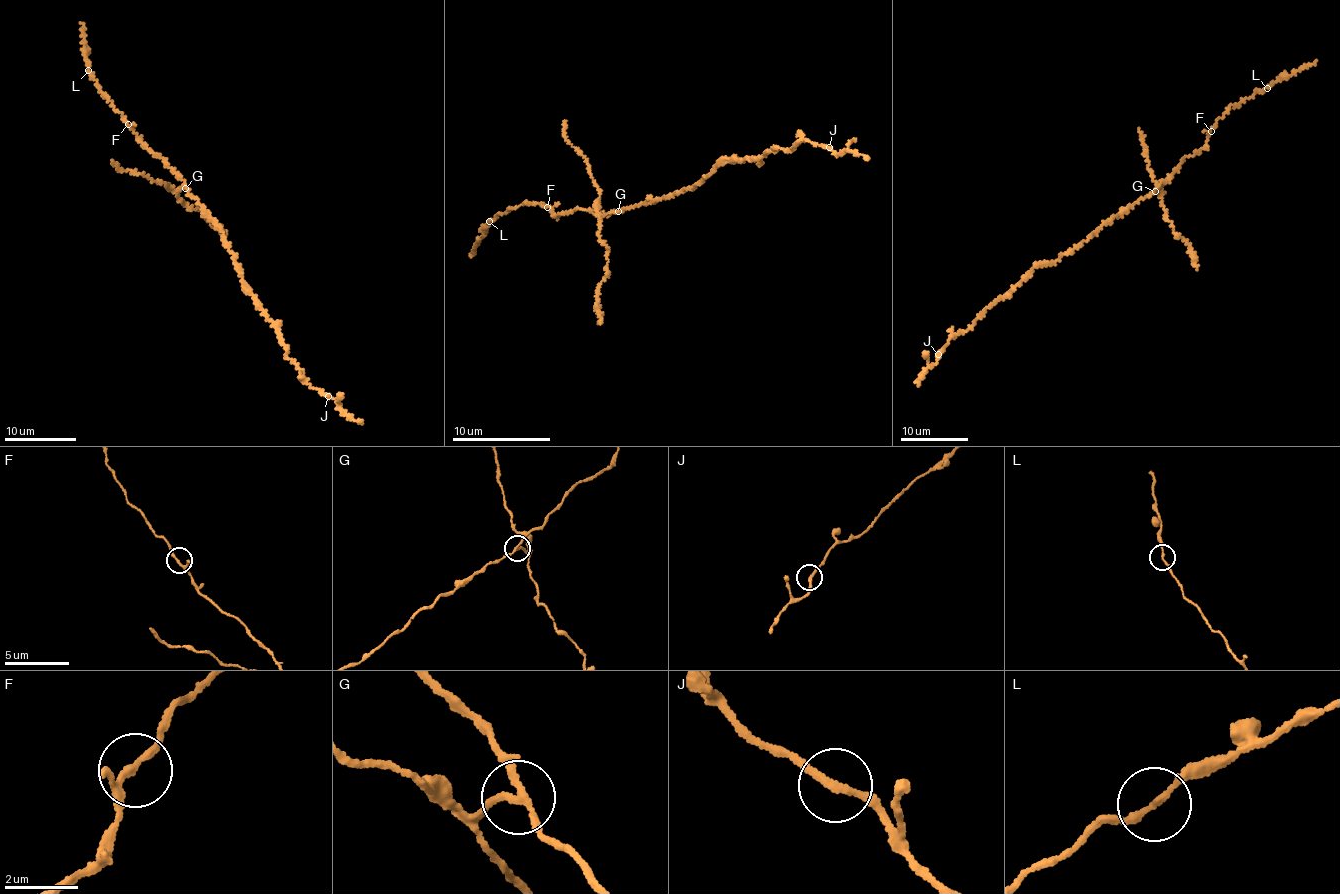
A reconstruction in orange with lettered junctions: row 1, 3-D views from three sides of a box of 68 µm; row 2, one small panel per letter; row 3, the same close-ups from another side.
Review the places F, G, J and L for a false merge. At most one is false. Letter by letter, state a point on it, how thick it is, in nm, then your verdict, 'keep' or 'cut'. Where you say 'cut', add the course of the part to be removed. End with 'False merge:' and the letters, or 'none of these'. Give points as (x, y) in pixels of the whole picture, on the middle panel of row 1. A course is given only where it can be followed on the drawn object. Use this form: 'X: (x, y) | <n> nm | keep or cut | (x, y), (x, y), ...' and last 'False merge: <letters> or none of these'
F: (547, 207) | 160 nm | keep
G: (618, 211) | 160 nm | cut | (619, 211), (598, 219), (599, 233), (607, 247), (607, 272), (597, 294), (600, 324)
J: (829, 147) | 190 nm | keep
L: (489, 221) | 160 nm | keep
False merge: G

